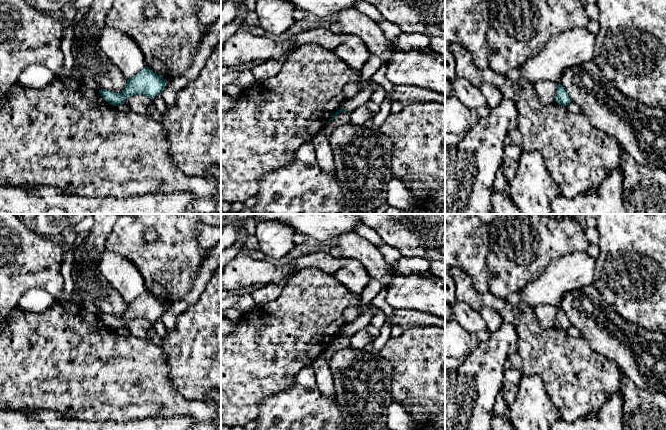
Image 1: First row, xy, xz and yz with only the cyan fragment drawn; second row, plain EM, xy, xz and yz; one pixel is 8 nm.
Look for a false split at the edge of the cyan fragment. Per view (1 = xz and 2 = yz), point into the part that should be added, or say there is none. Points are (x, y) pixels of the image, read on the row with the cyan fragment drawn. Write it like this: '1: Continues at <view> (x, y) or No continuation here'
1: No continuation here
2: No continuation here

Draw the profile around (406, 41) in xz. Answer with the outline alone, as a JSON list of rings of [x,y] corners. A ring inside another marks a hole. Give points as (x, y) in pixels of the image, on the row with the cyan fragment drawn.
[[[401,33],[398,36],[398,42],[394,45],[395,51],[406,52],[413,49],[430,47],[430,38],[419,33]]]

